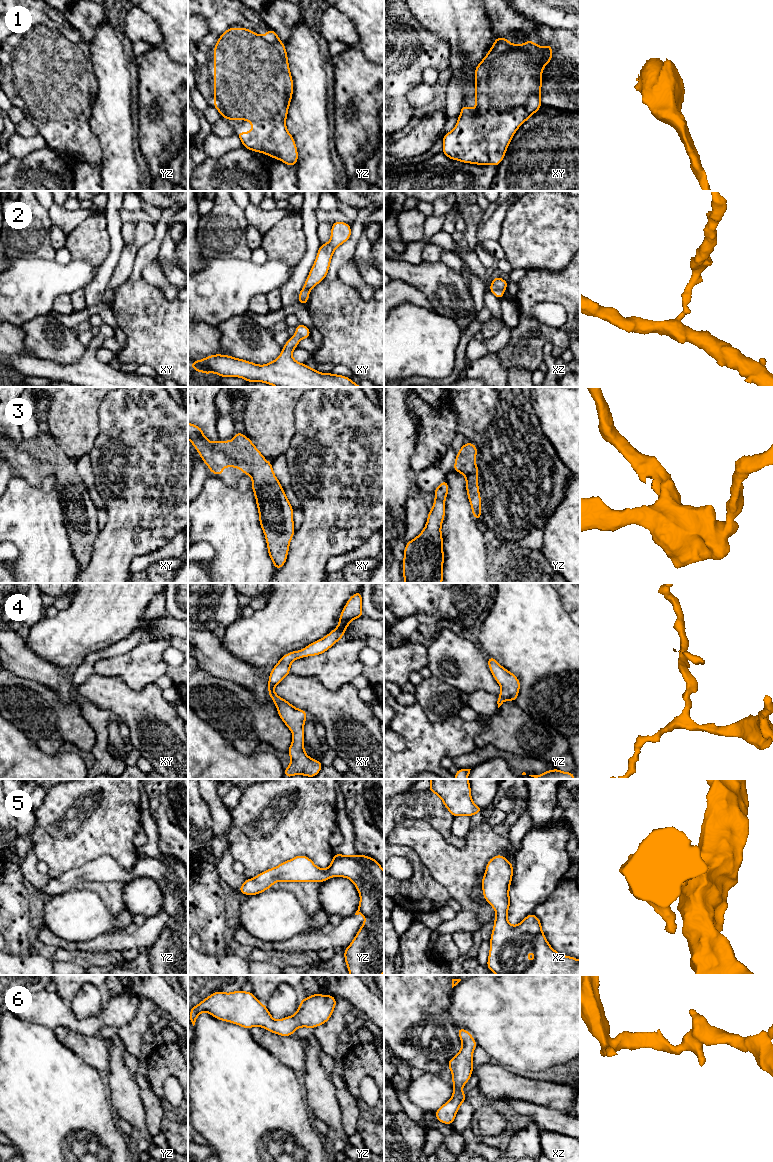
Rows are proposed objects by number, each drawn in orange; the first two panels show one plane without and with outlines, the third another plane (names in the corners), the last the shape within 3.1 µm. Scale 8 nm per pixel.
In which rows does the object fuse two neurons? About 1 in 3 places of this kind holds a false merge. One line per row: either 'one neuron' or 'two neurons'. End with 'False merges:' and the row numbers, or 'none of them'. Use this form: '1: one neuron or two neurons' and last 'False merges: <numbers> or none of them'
1: one neuron
2: one neuron
3: one neuron
4: one neuron
5: one neuron
6: one neuron
False merges: none of them

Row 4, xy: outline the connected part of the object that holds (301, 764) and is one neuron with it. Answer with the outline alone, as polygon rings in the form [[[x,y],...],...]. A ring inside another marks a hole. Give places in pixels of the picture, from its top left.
[[[359,591],[353,594],[347,601],[341,612],[339,624],[333,631],[327,636],[309,644],[303,650],[285,654],[269,674],[268,695],[274,701],[280,718],[293,733],[293,741],[288,749],[291,763],[284,770],[286,778],[290,778],[293,775],[305,775],[314,778],[323,765],[320,761],[311,759],[304,751],[303,730],[308,713],[305,710],[295,708],[288,701],[279,697],[275,693],[274,687],[290,674],[290,666],[294,660],[322,654],[339,641],[344,636],[348,624],[352,620],[364,615],[361,605],[362,593]]]

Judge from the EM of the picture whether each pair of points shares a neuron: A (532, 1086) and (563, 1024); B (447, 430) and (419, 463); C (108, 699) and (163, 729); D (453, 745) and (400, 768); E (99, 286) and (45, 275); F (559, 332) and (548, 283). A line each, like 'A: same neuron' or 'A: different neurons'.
A: different neurons
B: same neuron
C: same neuron
D: same neuron
E: different neurons
F: same neuron

